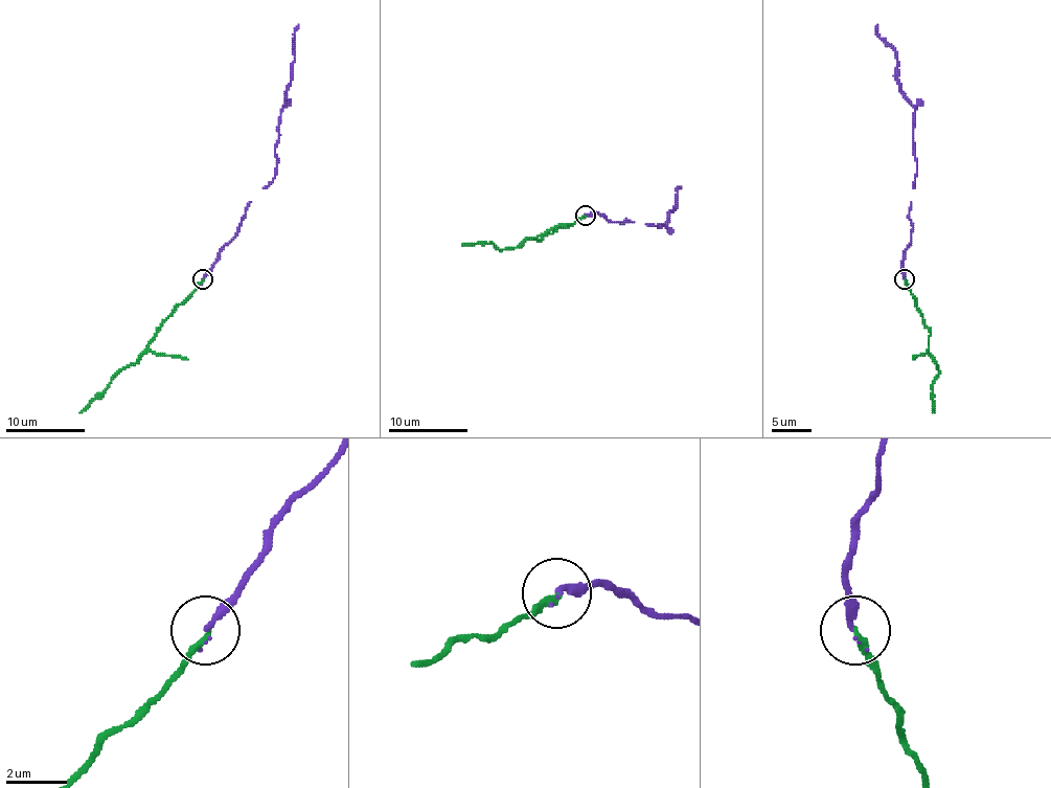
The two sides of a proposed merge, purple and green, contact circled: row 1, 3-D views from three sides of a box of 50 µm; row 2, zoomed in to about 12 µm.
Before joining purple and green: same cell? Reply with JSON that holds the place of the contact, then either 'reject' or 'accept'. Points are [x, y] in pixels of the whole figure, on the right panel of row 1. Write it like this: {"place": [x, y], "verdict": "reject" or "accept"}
{"place": [905, 278], "verdict": "accept"}

